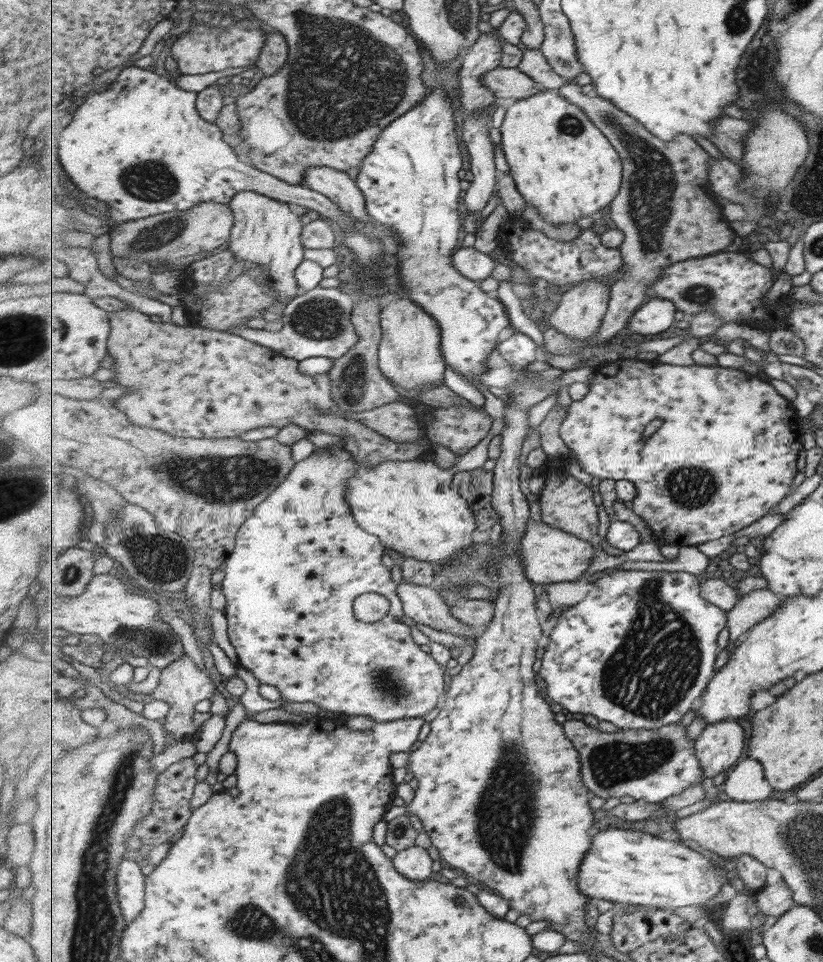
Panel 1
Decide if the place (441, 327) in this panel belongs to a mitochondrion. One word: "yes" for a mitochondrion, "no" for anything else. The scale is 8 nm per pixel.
no

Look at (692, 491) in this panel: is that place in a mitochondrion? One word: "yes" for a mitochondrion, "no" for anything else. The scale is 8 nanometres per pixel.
yes

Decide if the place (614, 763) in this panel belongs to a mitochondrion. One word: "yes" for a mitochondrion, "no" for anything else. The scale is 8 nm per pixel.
yes

